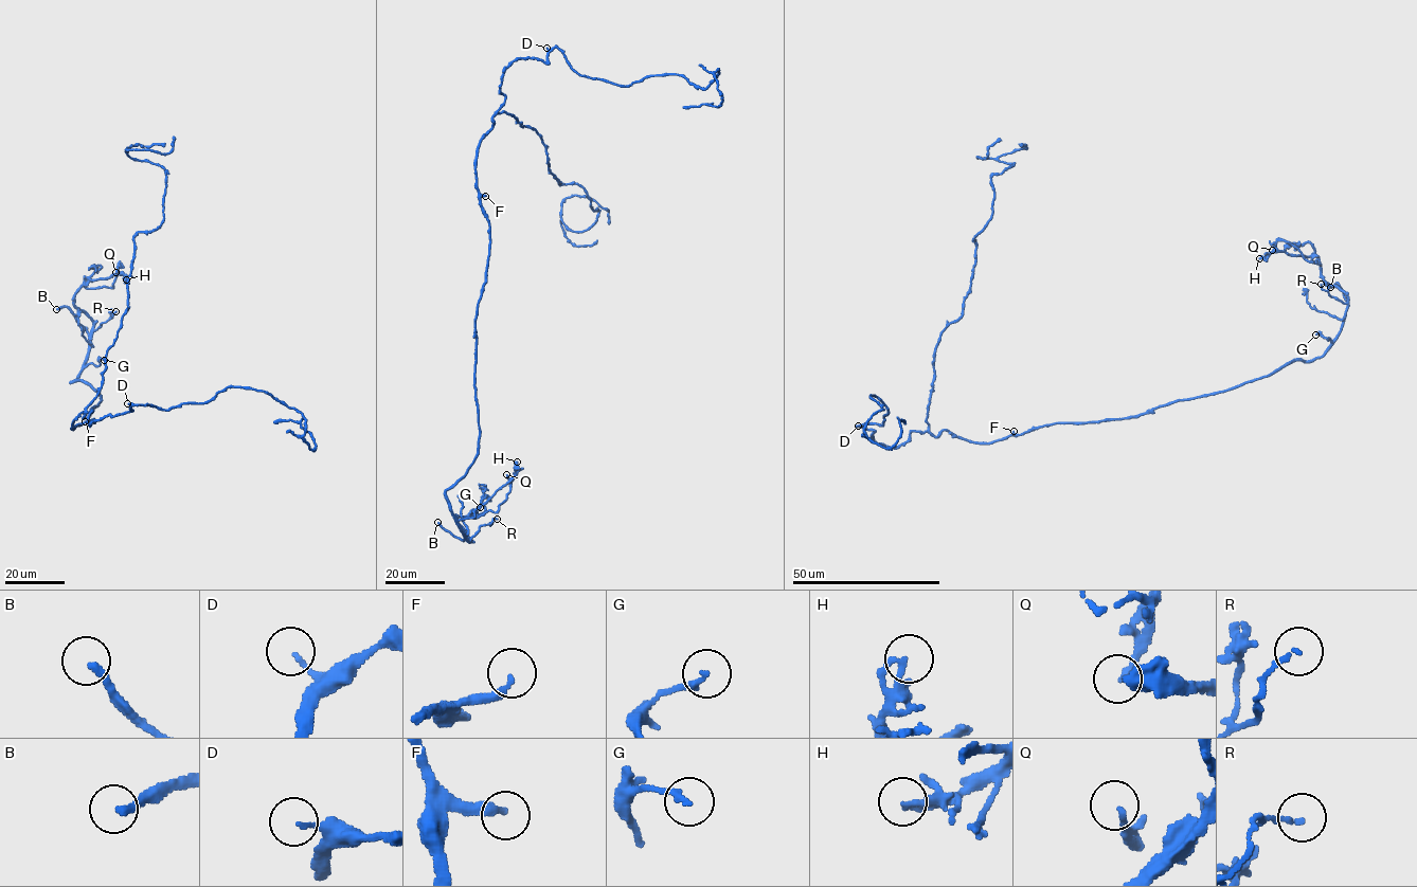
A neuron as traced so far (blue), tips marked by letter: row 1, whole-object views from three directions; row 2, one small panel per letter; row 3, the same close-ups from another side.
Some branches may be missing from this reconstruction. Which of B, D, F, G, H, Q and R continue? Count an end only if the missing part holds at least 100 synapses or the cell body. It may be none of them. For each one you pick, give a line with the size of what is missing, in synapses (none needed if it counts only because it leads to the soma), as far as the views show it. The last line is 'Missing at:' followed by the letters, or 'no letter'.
Missing at: B

